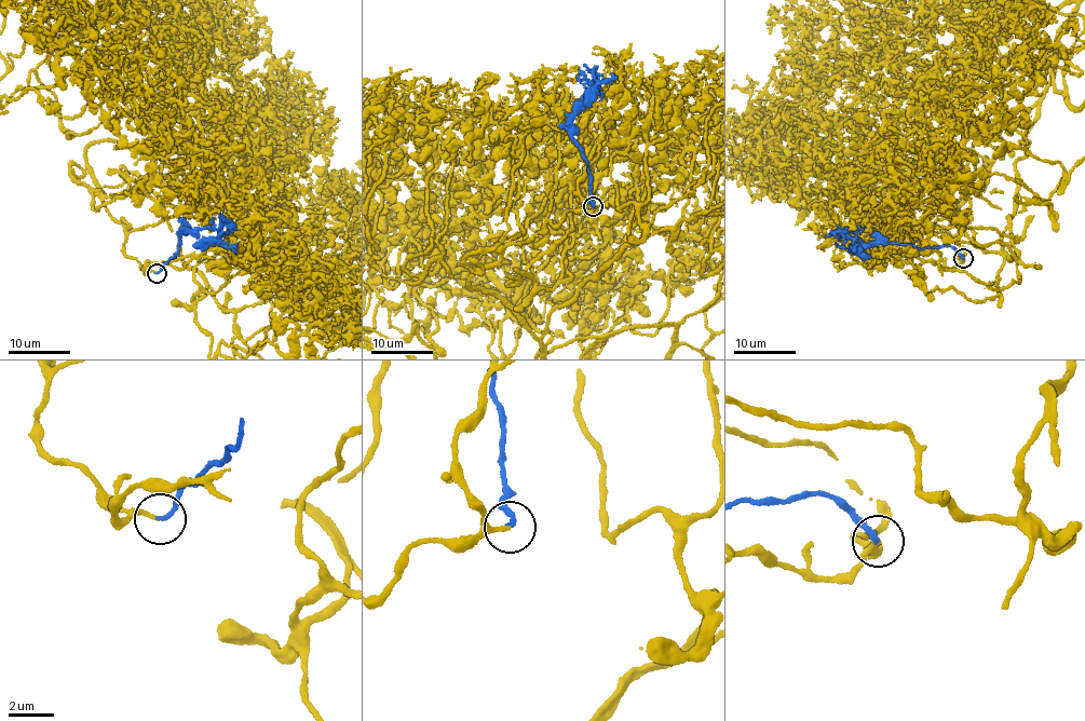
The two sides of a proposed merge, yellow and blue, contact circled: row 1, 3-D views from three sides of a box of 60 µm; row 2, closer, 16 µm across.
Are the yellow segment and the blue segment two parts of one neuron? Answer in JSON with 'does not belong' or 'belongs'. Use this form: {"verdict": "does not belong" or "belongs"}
{"verdict": "belongs"}

